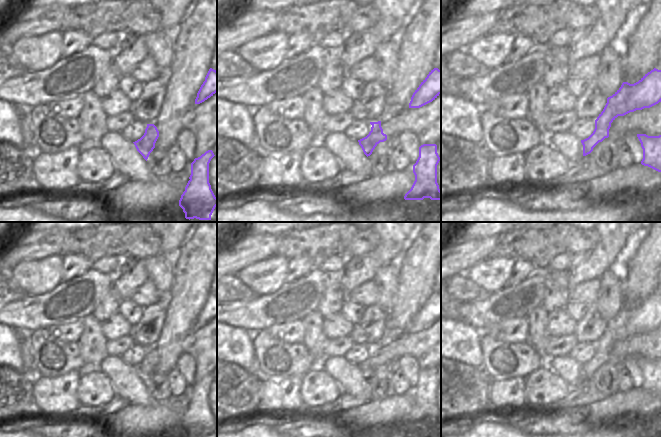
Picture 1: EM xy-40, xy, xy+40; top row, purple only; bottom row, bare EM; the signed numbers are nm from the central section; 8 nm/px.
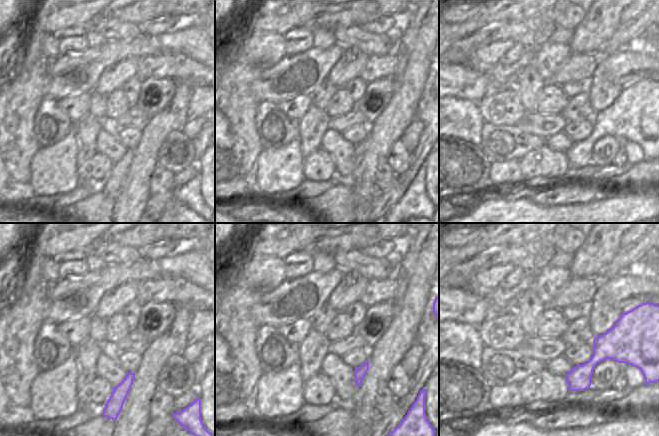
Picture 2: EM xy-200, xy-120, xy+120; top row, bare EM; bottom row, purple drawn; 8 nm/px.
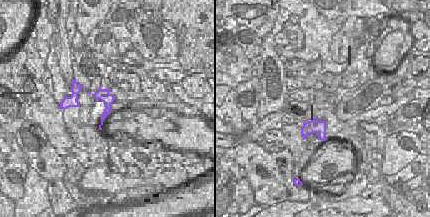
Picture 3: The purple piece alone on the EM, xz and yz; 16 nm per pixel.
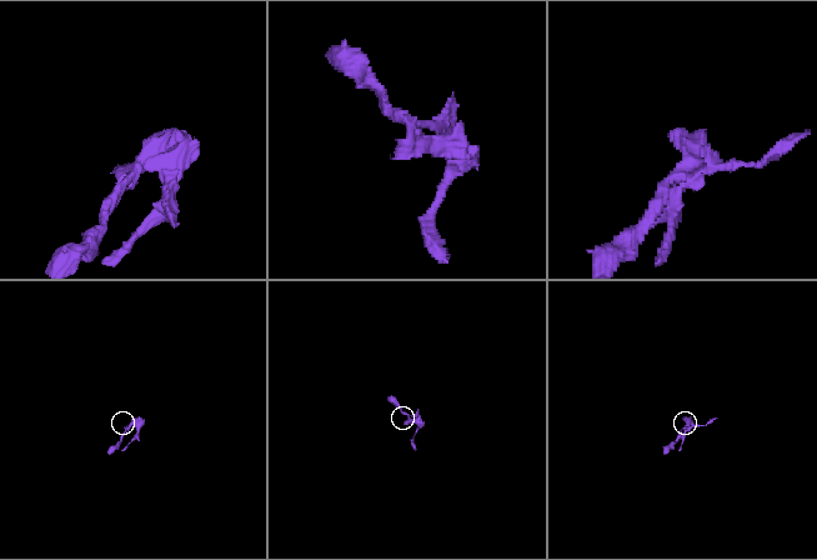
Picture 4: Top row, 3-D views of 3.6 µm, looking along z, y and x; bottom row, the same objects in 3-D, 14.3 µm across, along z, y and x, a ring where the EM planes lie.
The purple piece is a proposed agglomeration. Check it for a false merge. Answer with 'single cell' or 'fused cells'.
fused cells

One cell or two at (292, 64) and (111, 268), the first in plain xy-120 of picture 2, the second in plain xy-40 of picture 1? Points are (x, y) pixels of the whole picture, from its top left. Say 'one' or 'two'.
two

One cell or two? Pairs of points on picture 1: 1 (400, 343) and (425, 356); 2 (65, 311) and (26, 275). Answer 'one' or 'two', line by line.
1: one
2: two

